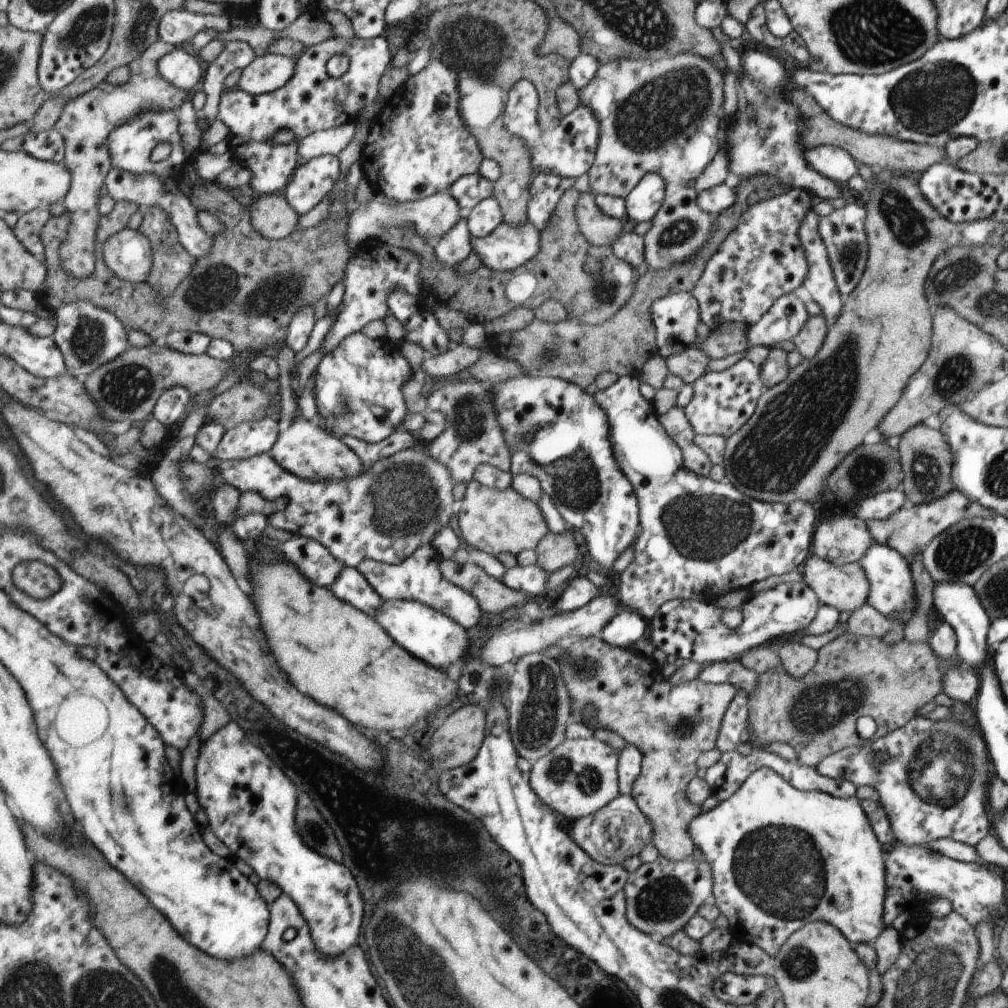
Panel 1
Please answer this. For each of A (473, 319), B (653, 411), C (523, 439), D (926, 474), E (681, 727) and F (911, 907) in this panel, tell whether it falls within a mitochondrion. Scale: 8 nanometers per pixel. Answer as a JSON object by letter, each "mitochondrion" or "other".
{"A":"other","B":"other","C":"mitochondrion","D":"mitochondrion","E":"mitochondrion","F":"other"}

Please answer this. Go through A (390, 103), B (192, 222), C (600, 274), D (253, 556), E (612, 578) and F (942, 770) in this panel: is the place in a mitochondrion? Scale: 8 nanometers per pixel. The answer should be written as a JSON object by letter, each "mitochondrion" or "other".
{"A":"other","B":"other","C":"mitochondrion","D":"other","E":"other","F":"mitochondrion"}

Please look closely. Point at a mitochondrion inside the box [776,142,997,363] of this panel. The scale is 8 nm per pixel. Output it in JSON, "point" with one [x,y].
{"point":[909,227]}

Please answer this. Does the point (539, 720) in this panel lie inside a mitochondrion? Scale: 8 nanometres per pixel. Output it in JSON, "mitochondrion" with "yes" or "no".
{"mitochondrion":"yes"}

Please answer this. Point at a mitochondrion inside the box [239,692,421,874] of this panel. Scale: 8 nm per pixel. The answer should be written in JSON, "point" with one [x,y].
{"point":[308,833]}

